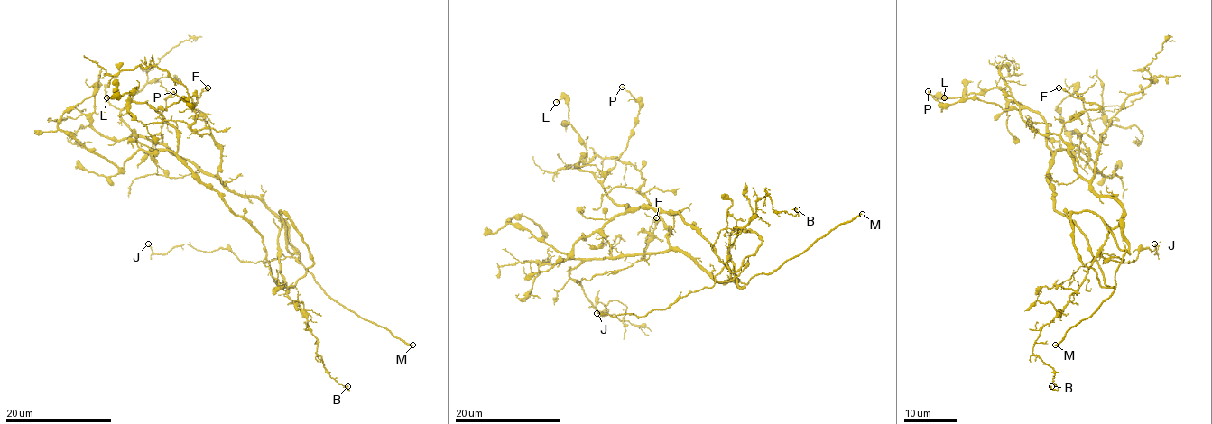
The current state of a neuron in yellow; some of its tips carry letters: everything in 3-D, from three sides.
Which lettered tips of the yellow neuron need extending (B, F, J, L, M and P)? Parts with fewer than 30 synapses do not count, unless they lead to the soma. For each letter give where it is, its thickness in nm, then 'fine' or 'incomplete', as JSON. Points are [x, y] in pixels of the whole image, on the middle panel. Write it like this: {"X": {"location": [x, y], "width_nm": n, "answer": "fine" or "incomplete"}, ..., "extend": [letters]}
{"B": {"location": [797, 209], "width_nm": 140, "answer": "fine"}, "F": {"location": [656, 217], "width_nm": 130, "answer": "fine"}, "J": {"location": [596, 313], "width_nm": 110, "answer": "fine"}, "L": {"location": [556, 102], "width_nm": 160, "answer": "fine"}, "M": {"location": [862, 214], "width_nm": 190, "answer": "incomplete"}, "P": {"location": [622, 87], "width_nm": 130, "answer": "fine"}, "extend": ["M"]}

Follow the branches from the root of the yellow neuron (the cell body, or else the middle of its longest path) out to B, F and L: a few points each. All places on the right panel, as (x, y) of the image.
B: (1072, 290), (1064, 308), (1041, 327), (1032, 347), (1054, 370), (1052, 381), (1058, 389), (1051, 386)
F: (1072, 290), (1123, 218), (1123, 207), (1091, 188), (1060, 134), (1067, 122), (1098, 106), (1059, 87)
L: (1072, 290), (1069, 278), (1092, 259), (1092, 251), (1087, 236), (1055, 208), (1046, 122), (997, 88), (944, 97)

